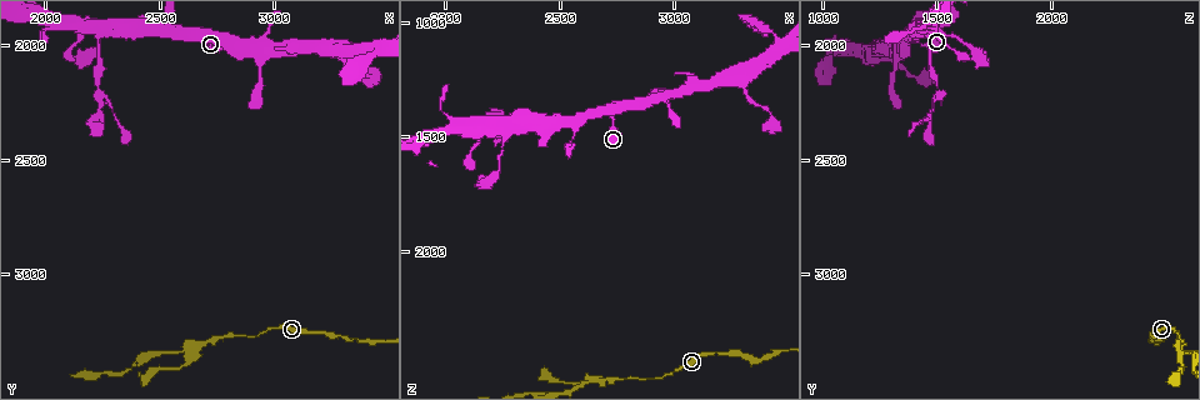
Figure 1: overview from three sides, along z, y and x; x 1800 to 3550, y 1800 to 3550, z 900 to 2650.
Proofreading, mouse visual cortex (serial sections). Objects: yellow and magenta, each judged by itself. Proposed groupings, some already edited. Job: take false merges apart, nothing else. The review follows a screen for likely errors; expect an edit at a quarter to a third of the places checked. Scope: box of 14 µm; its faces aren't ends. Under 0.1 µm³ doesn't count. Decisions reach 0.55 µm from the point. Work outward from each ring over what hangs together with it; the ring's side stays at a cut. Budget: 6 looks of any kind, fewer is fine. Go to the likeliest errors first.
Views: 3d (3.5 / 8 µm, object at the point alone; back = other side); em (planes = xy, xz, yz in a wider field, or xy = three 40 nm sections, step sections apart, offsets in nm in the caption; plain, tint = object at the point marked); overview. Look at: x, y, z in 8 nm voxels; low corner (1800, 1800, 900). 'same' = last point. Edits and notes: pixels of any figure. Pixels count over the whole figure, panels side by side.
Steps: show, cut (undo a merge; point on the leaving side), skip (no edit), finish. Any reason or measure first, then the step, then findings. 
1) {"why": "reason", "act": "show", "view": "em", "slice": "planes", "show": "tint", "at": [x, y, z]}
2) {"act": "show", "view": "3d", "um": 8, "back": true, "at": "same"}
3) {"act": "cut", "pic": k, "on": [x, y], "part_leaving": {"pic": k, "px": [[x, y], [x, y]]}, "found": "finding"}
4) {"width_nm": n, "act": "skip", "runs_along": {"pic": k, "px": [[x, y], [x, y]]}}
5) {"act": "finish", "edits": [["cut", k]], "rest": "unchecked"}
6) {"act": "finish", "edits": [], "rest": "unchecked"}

{"why": "a fork", "act": "show", "view": "3d", "um": 8, "at": [2630, 3330, 2560]}

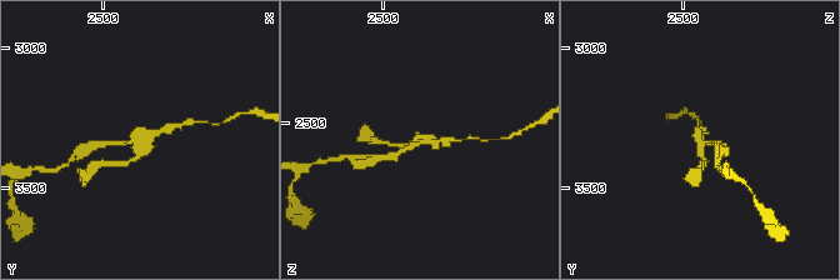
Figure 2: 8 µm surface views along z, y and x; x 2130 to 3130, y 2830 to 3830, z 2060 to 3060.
{"why": "closer look", "act": "show", "view": "3d", "um": 3.5, "at": [2630, 3350, 2560]}

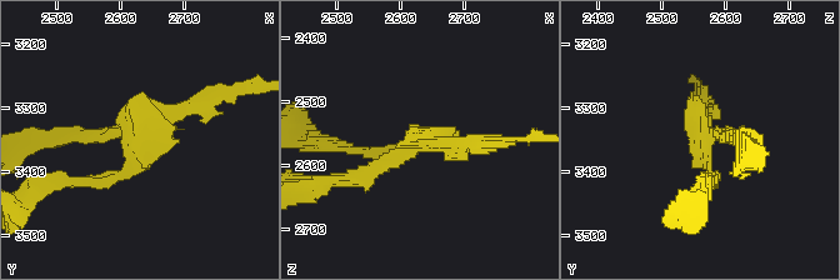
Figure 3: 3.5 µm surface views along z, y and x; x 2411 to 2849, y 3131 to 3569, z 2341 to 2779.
{"why": "shape alone is not enough", "act": "show", "view": "em", "slice": "xy", "step": 5, "show": "tint", "at": [2630, 3335, 2565]}

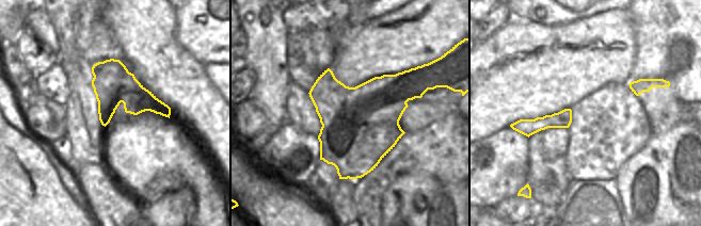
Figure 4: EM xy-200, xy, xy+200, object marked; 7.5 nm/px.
{"act": "cut", "pic": 3, "on": [369, 151], "part_leaving": {"pic": 3, "px": [[133, 171], [33, 190]]}, "found": "a second cell is stuck on"}

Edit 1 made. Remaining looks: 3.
{"why": "see it whole again", "act": "show", "view": "overview"}

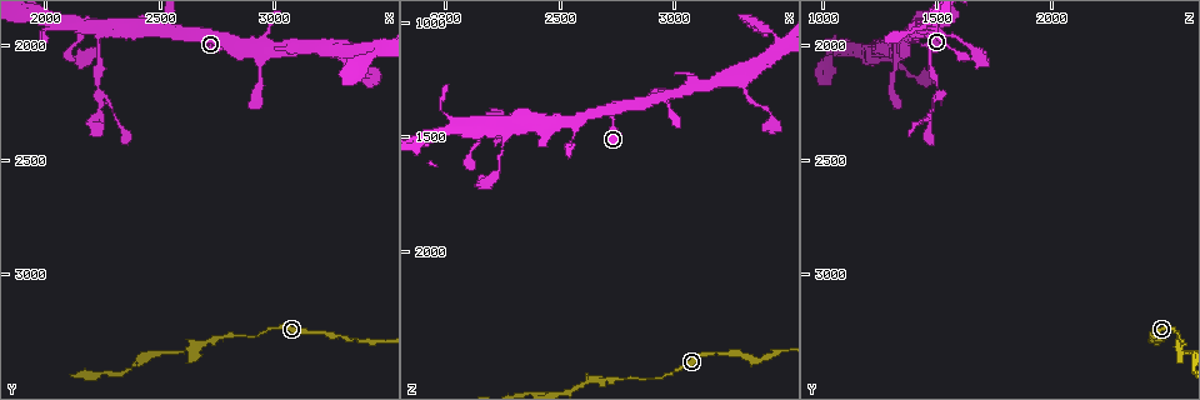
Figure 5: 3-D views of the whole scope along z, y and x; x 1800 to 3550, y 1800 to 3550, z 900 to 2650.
{"why": "two arms in line, one across", "act": "show", "view": "em", "slice": "xy", "step": 3, "show": "tint", "at": [2740, 1970, 1370]}

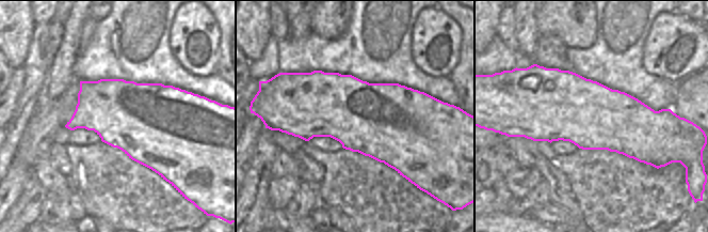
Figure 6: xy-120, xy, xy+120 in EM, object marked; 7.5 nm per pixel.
{"act": "show", "view": "3d", "um": 3.5, "at": "same"}

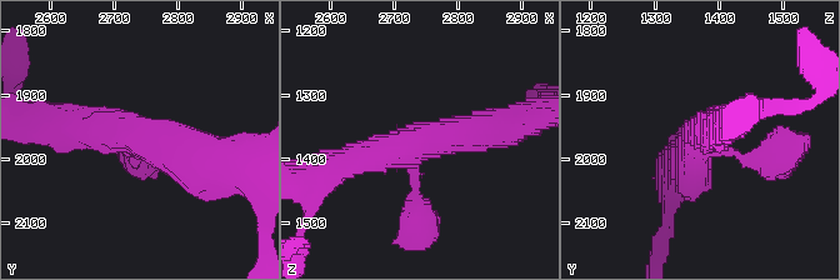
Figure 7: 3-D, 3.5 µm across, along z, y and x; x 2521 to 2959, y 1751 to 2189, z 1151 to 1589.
{"arm_widths_nm": [200, 400, 500], "act": "skip", "runs_along": {"pic": 7, "px": [[411, 211], [415, 150], [500, 129]]}, "found": "continuous, no second cell"}

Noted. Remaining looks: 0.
{"act": "finish", "edits": [["cut", 3]], "rest": "unchecked"}

